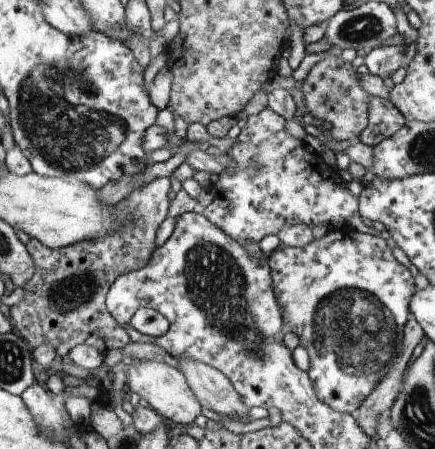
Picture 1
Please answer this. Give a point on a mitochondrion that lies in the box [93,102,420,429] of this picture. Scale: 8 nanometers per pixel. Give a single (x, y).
(354, 330)

